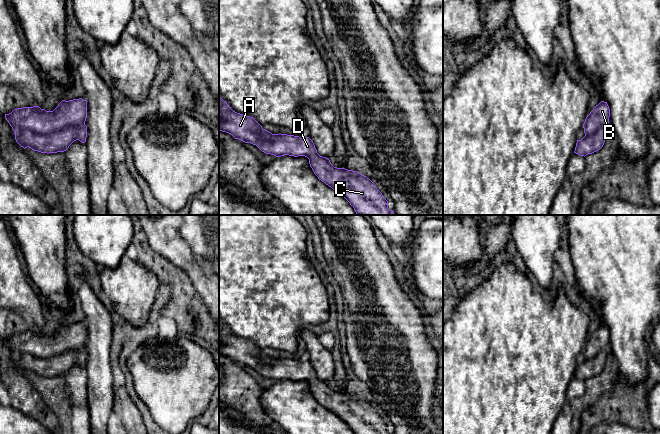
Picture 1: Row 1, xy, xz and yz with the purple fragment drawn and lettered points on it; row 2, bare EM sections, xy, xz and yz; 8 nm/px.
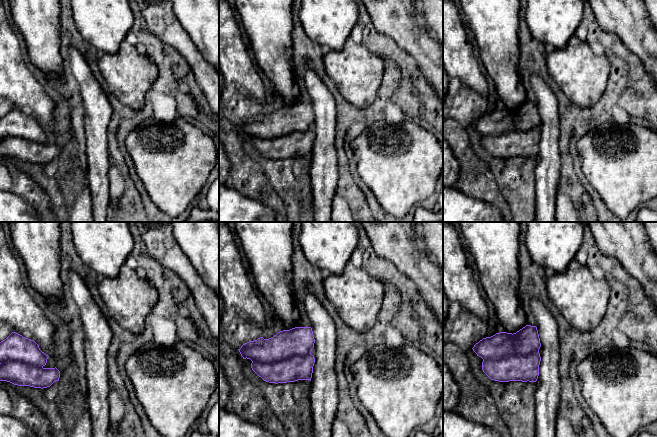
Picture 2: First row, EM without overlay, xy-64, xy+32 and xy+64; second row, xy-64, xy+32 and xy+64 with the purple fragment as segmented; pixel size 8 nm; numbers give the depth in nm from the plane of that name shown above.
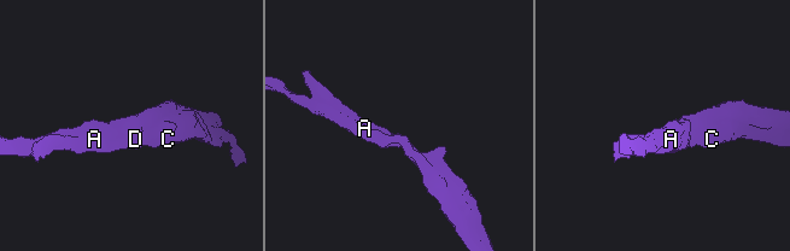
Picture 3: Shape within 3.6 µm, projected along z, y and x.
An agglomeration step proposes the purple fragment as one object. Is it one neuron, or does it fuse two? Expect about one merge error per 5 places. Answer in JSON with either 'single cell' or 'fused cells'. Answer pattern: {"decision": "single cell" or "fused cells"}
{"decision": "single cell"}

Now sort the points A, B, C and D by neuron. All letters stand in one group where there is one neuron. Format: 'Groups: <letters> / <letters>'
Groups: A B C D

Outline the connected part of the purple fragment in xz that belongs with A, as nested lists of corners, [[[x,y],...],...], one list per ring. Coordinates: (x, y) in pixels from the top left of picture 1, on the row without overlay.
[[[219,320],[219,354],[235,363],[256,369],[262,376],[276,381],[305,380],[319,404],[341,418],[354,434],[390,434],[388,425],[374,407],[357,395],[334,391],[317,377],[309,362],[272,358],[250,340],[237,337]]]

